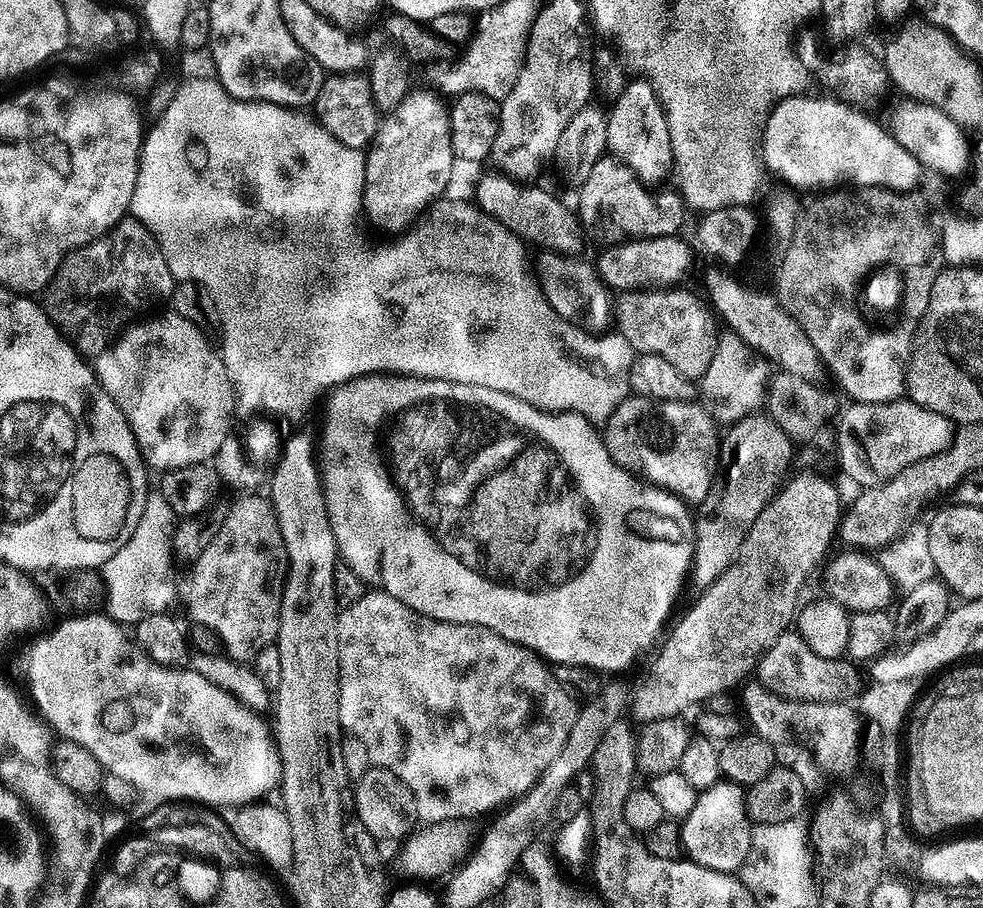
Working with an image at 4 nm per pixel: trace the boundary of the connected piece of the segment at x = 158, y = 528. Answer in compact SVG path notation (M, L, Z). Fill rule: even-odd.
M159 490L149 491L146 502L142 506L142 518L138 518L138 526L134 526L134 534L110 558L104 563L104 567L99 569L98 575L102 581L102 604L105 604L106 615L116 621L121 626L134 626L142 618L150 614L168 612L171 604L176 600L176 568L172 565L174 561L174 549L172 546L172 536L175 534L178 517L175 510L166 502L166 498Z

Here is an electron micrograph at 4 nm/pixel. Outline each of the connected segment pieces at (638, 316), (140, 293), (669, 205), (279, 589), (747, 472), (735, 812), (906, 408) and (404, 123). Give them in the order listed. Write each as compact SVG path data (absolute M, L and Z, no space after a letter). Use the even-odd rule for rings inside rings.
M650 288L638 292L621 292L614 300L614 328L620 333L626 342L630 342L633 353L639 354L645 350L656 350L656 354L666 354L666 362L678 370L678 374L686 374L686 378L699 381L706 374L706 366L710 366L712 353L716 351L717 337L712 336L712 322L709 311L700 306L695 295L684 290L681 296L684 304L680 304L676 310L682 316L682 346L664 346L664 340L654 342L654 326L650 324L648 312L650 310L664 310L664 288ZM650 324L650 326L648 326Z
M131 218L119 220L115 228L105 236L100 236L86 247L71 252L60 263L56 277L46 289L48 304L46 311L56 324L56 329L80 351L85 358L95 358L108 348L108 345L128 327L129 324L147 317L153 310L159 309L160 303L171 301L174 281L170 274L170 266L166 266L166 258L162 258L162 250L158 242L146 230L142 222Z
M611 154L601 156L594 166L587 169L584 185L580 188L580 208L578 215L580 224L584 227L585 237L589 241L601 240L601 245L623 244L625 240L649 240L659 236L675 236L684 224L686 203L684 196L679 191L668 192L664 196L664 208L651 196L649 185L636 176L636 171L626 166L618 157Z
M244 494L239 497L241 500L231 501L231 503L228 504L226 522L222 522L222 527L219 528L218 534L214 534L214 538L210 538L210 546L206 546L206 550L202 550L202 554L198 554L198 558L191 561L190 564L190 568L192 568L192 585L188 588L188 612L193 616L191 619L197 624L214 630L223 655L237 662L255 661L256 655L259 654L260 651L275 645L278 626L280 625L280 595L284 593L286 561L284 558L284 543L282 542L282 536L278 530L276 515L272 509L271 499L264 497L263 500L262 497L256 495L260 494Z
M767 414L744 416L729 428L732 429L728 433L726 431L723 433L720 442L720 464L716 467L716 477L694 516L696 525L694 578L696 576L702 586L713 584L732 565L732 560L738 554L750 526L754 526L754 518L762 514L762 510L780 491L789 475L788 467L791 469L794 464L794 442L772 421L771 416Z
M731 782L716 783L697 795L694 810L690 810L690 814L683 816L682 823L679 825L678 844L681 849L684 847L683 855L687 859L706 870L739 873L746 856L750 853L754 829L752 821L748 819L748 811L744 805L745 795L745 789L741 785Z
M907 398L891 400L890 402L874 402L873 404L847 405L849 408L839 413L840 425L835 425L836 444L834 460L840 463L840 468L853 480L860 484L861 489L873 488L884 484L890 478L894 478L906 466L914 466L914 462L922 462L922 458L930 458L942 450L946 450L952 443L954 425L952 421L942 418L940 414L934 414L934 410L926 410Z
M409 93L393 112L379 121L376 137L364 158L363 215L384 232L403 233L445 195L452 180L448 108L434 95Z

